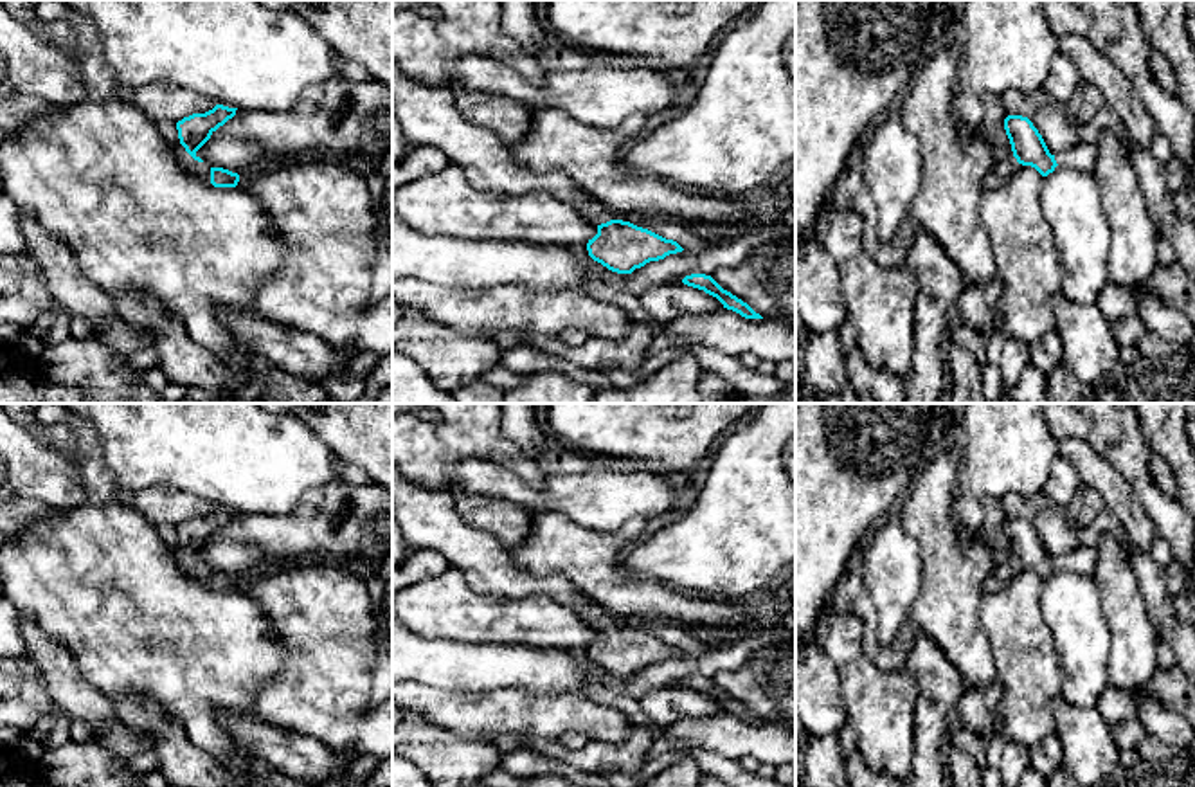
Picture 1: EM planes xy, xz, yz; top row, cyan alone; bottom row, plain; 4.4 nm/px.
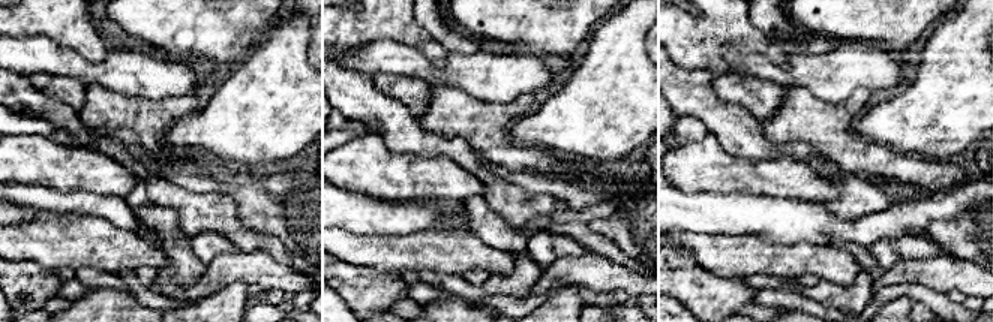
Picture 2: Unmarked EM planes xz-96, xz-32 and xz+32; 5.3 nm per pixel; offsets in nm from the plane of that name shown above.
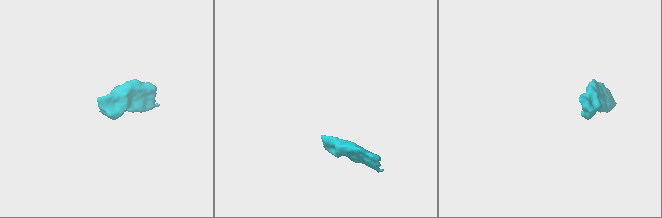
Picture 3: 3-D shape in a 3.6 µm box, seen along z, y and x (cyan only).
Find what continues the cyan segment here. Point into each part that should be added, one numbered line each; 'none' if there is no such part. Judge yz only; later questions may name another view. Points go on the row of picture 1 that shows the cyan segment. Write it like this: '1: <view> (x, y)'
1: yz (1003, 170)

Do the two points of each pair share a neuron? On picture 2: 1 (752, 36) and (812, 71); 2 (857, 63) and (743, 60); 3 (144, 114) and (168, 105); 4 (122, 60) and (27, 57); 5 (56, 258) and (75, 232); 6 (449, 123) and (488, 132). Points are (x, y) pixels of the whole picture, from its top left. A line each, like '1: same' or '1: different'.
1: different
2: same
3: same
4: same
5: same
6: same

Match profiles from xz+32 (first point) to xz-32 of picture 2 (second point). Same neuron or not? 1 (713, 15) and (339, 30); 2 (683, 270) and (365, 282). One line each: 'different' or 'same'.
1: same
2: same

